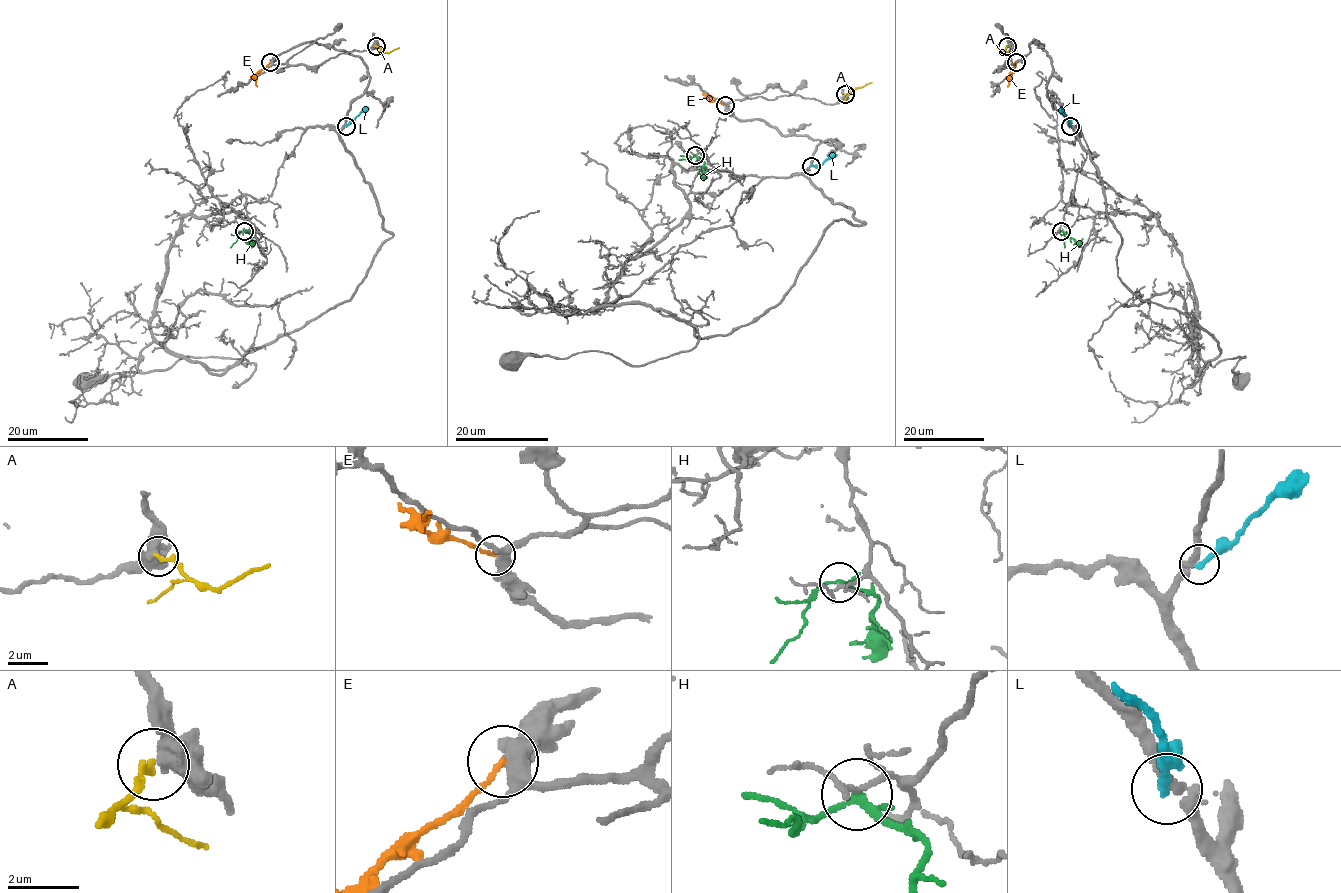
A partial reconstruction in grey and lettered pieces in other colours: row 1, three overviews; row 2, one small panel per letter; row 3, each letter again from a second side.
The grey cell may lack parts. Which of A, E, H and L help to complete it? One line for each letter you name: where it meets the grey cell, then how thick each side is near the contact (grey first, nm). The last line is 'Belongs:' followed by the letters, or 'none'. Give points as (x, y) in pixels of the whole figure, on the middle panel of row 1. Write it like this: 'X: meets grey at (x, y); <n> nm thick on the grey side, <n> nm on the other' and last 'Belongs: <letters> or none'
Belongs: none

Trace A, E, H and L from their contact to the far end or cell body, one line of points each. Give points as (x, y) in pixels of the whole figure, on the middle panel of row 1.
A: (846, 94), (871, 82)
E: (725, 104), (709, 99), (710, 94)
H: (695, 155), (704, 162), (703, 180)
L: (811, 166), (819, 166), (836, 155)

